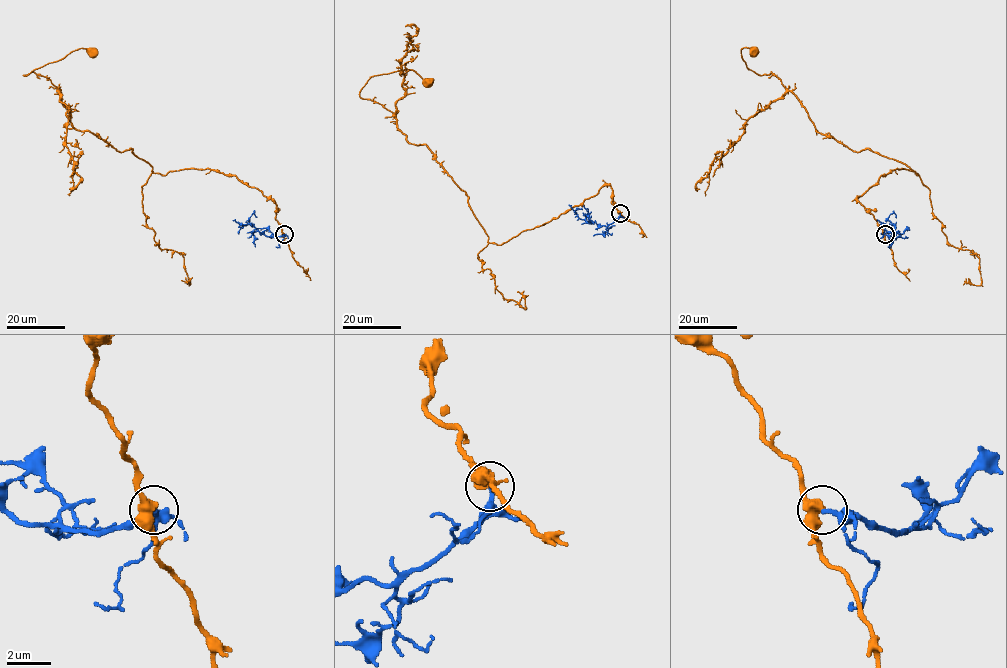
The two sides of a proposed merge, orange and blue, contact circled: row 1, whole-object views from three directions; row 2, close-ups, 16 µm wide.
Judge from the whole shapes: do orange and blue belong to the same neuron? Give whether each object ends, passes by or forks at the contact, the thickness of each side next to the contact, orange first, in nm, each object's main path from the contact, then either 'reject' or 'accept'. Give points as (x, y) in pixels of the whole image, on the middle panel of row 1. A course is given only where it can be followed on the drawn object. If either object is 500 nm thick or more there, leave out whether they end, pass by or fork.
orange passes by | blue ends | 460/240 nm | orange via (620, 213), (606, 186), (490, 243), (435, 155), (359, 96), (371, 77), (401, 70), (428, 81) | blue via (620, 213), (612, 223), (599, 226), (578, 217), (569, 204) | reject

